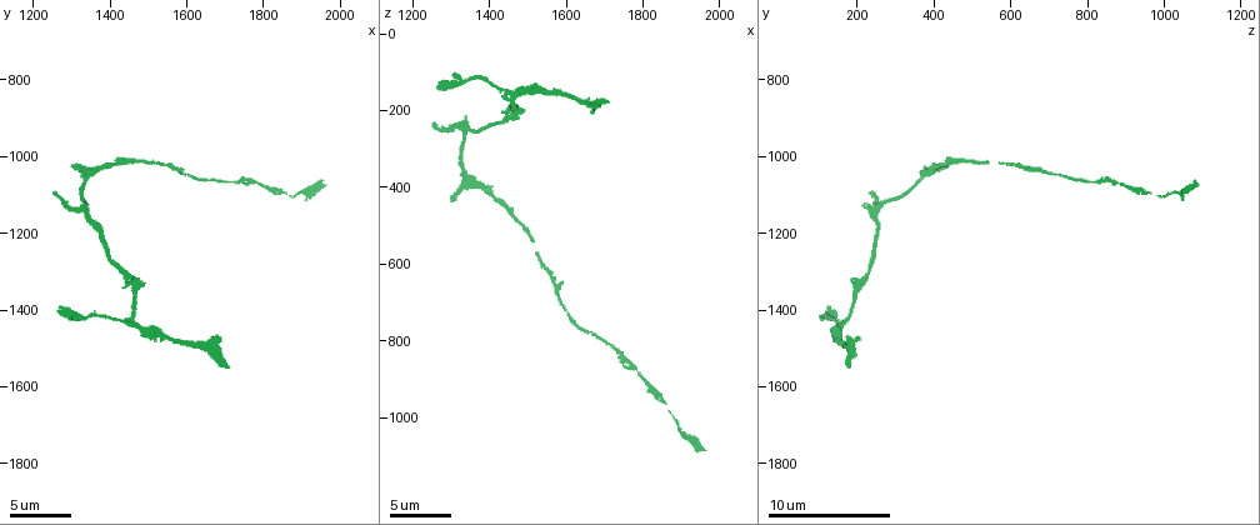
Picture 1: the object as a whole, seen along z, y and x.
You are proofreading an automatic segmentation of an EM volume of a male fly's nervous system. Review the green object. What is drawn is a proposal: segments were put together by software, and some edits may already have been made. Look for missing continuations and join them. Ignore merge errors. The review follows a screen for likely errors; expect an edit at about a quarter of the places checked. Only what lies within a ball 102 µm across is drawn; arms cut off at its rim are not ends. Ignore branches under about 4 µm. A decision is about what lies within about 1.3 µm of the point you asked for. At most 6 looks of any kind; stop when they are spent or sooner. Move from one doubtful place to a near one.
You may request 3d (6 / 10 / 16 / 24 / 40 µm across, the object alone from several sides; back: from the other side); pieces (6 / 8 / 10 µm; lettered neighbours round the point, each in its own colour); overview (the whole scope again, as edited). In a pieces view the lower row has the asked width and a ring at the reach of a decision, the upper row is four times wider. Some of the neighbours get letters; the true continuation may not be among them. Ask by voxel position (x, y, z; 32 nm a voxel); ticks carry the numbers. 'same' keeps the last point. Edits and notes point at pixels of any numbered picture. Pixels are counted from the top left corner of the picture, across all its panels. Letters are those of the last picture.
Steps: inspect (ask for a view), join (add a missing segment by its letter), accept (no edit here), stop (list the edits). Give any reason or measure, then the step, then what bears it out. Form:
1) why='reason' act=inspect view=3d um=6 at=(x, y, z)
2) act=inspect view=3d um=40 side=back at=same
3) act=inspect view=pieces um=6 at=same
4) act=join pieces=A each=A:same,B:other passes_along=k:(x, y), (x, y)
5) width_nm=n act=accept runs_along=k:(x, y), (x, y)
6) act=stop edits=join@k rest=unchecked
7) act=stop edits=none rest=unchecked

why='free end' act=inspect view=pieces um=10 at=(1955, 1080, 1080)

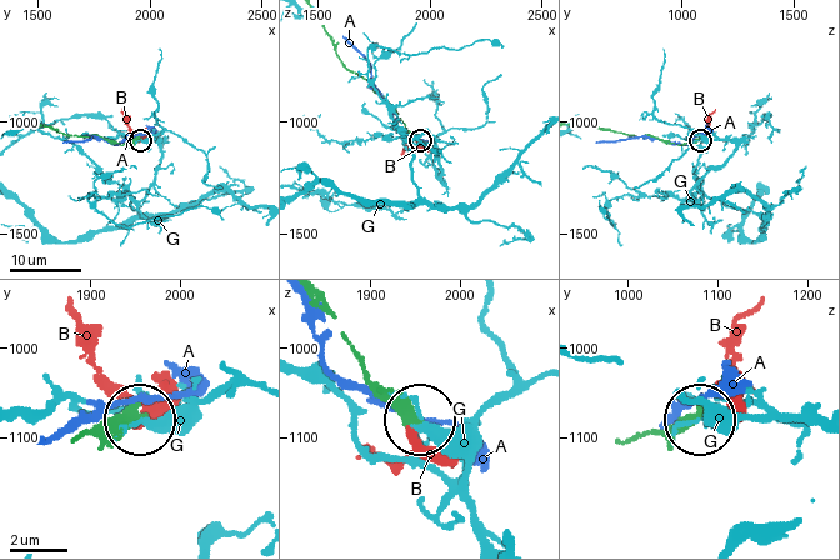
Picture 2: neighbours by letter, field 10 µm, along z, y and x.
act=accept each=A:other,B:other,G:other runs_along=2:(51, 128), (120, 144), (139, 140) found='no lettered segment goes on from it'

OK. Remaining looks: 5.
why='branch stops here' act=inspect view=3d um=6 at=(1260, 1090, 235)

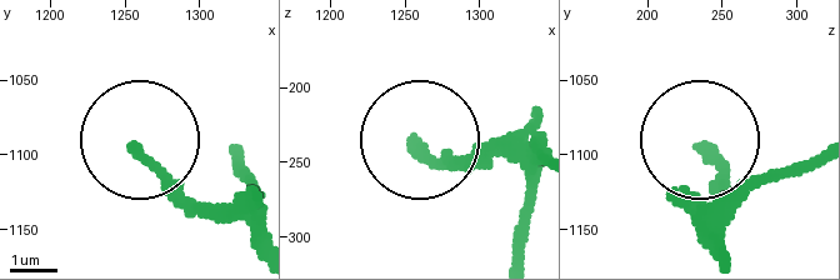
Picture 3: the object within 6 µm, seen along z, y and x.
why='see the neighbours' act=inspect view=pieces um=8 at=(1256, 1094, 238)

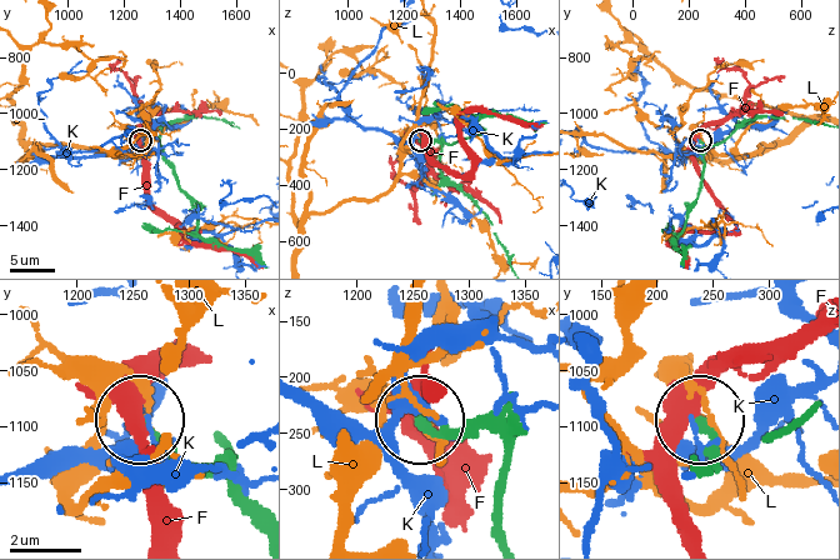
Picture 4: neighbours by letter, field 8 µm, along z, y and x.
act=accept each=F:other,K:other,L:other found='none of them fits'

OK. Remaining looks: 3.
why='branch stops here' act=inspect view=pieces um=8 at=(1300, 1030, 430)

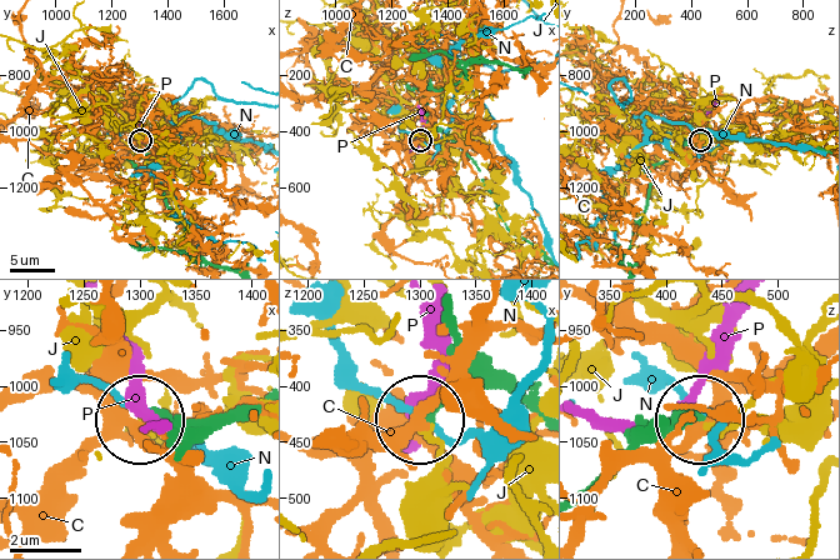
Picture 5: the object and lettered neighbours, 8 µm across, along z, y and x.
act=accept each=C:other,J:other,N:other,P:other found='none of them fits'

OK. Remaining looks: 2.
act=stop edits=none rest=unchecked

